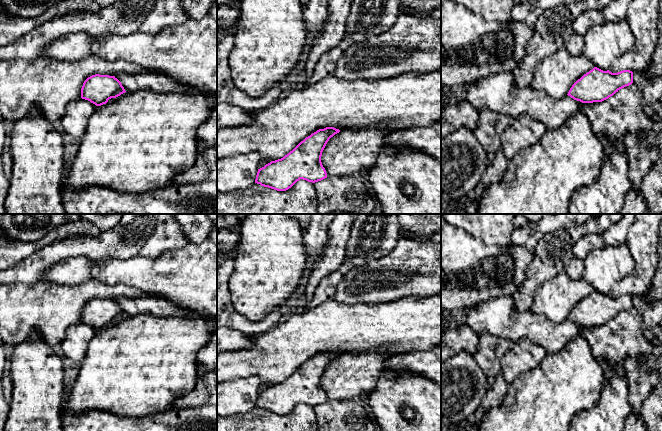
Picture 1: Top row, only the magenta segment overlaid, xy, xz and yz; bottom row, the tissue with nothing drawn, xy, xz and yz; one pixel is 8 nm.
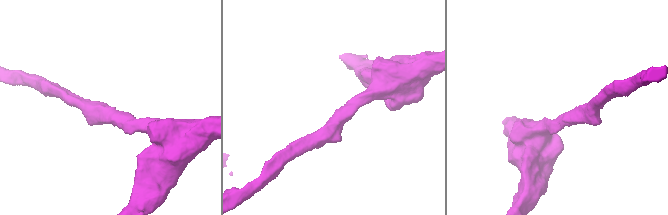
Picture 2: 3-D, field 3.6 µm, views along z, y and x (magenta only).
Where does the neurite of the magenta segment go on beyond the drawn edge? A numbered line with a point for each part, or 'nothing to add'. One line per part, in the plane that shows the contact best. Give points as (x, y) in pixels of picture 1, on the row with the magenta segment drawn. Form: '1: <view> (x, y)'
nothing to add

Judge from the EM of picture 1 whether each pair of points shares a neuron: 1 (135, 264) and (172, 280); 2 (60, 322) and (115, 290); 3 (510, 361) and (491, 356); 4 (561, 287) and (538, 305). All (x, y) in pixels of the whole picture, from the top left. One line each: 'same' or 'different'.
1: same
2: same
3: different
4: same

